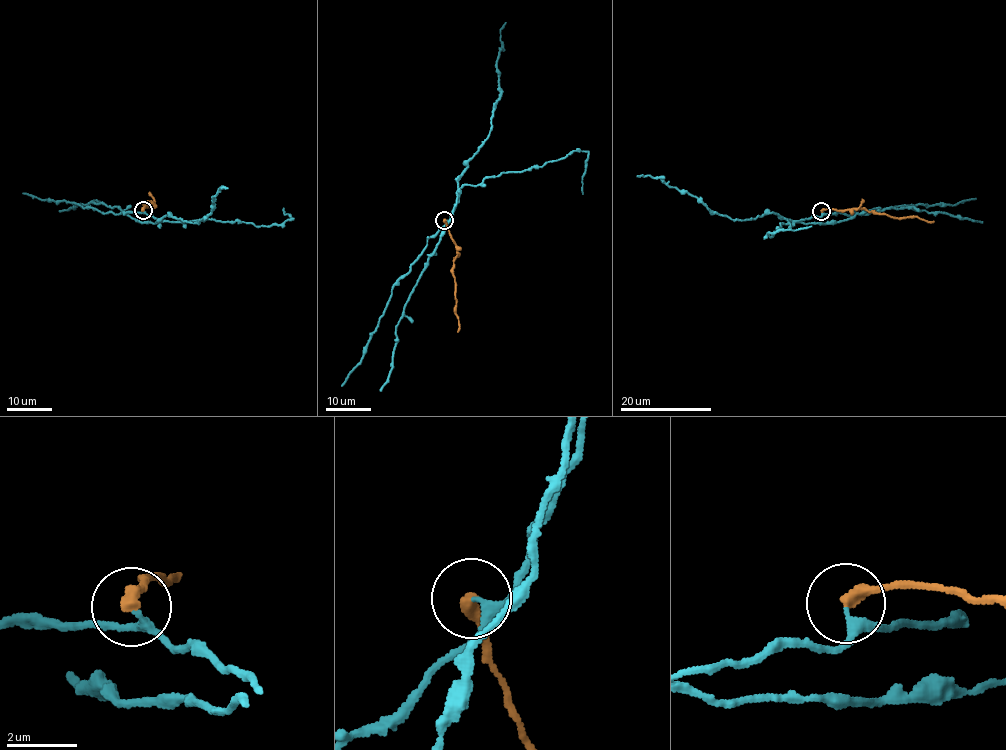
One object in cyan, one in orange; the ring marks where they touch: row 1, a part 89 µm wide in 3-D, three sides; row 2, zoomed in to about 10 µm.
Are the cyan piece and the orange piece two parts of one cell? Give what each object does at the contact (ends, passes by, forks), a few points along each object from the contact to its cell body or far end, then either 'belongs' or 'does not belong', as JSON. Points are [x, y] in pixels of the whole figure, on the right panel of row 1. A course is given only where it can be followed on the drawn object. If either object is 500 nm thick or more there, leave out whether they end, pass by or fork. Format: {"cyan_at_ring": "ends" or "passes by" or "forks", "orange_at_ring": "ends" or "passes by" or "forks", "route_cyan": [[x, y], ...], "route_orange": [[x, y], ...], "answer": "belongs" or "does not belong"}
{"cyan_at_ring": "passes by", "orange_at_ring": "ends", "route_cyan": [[821, 211], [821, 216], [801, 221], [805, 224], [834, 223], [868, 210], [912, 208], [982, 223]], "route_orange": [[821, 211], [860, 208], [898, 218], [917, 217], [933, 221]], "answer": "does not belong"}

